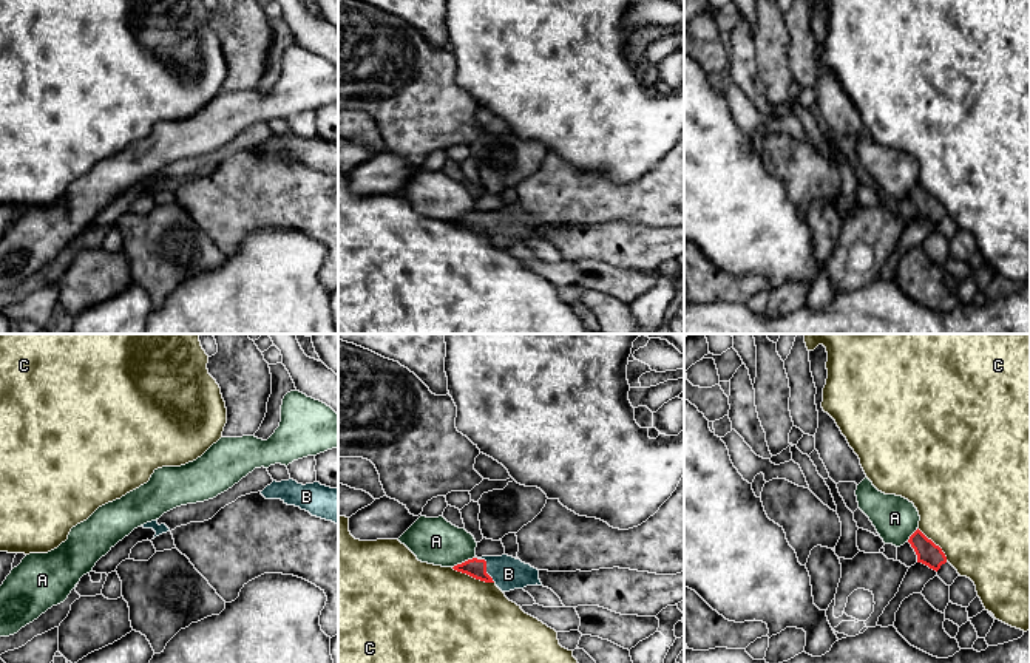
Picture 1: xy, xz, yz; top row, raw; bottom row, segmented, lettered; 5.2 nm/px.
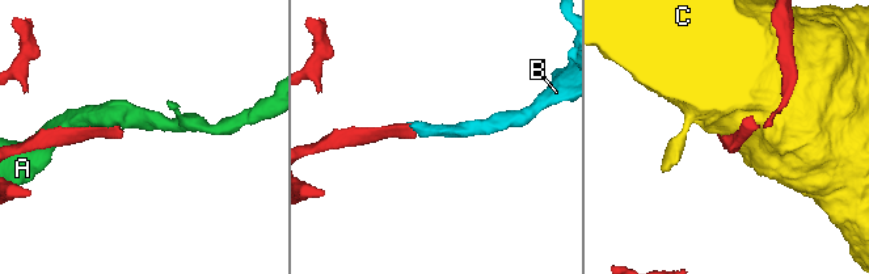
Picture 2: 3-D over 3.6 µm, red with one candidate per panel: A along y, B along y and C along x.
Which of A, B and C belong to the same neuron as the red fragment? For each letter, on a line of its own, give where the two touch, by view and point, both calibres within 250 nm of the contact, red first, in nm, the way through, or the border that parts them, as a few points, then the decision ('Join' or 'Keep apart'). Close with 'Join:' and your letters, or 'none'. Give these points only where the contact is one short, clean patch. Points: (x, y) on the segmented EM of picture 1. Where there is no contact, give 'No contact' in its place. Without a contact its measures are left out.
A: Touches red at xz (465, 561). Thickness 100 nm (red) against 240 nm. Keep apart
B: Touches red at xz (485, 567). Thickness 100 nm (red) against 170 nm. Path across: xz (474, 567), (485, 567), (501, 569), (508, 574). Join
C: Touches red at xz (473, 577). Thickness 100 nm (red) against 480 nm. Keep apart
Join: B

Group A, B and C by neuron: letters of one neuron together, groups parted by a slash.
A / B / C

